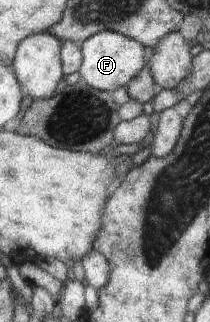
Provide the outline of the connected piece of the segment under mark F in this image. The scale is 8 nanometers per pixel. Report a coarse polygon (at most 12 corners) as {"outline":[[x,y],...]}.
{"outline":[[116,31],[81,43],[81,78],[114,92],[145,65],[145,46]]}

